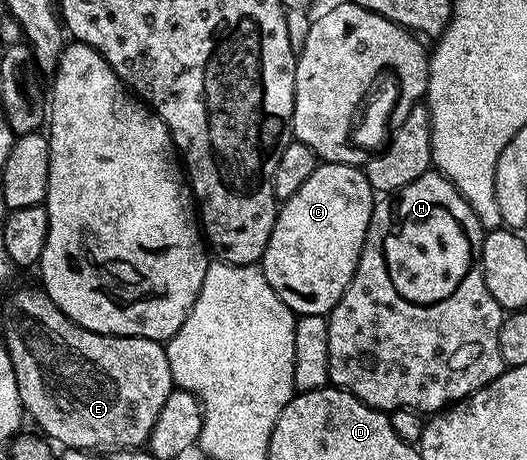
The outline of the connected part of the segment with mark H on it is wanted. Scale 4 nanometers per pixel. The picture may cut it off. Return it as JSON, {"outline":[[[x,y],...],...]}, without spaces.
{"outline":[[[435,170],[423,172],[414,182],[402,186],[396,192],[381,195],[373,203],[370,226],[366,230],[364,245],[358,258],[358,266],[352,275],[350,286],[342,294],[342,298],[328,313],[328,379],[343,392],[354,394],[366,406],[377,408],[379,412],[393,412],[399,408],[413,408],[421,414],[435,414],[458,400],[484,388],[504,371],[502,354],[498,354],[498,330],[502,326],[506,312],[498,302],[494,302],[494,294],[486,286],[486,278],[482,270],[482,246],[484,245],[484,227],[478,222],[478,214],[462,198],[462,194],[447,178]]]}

